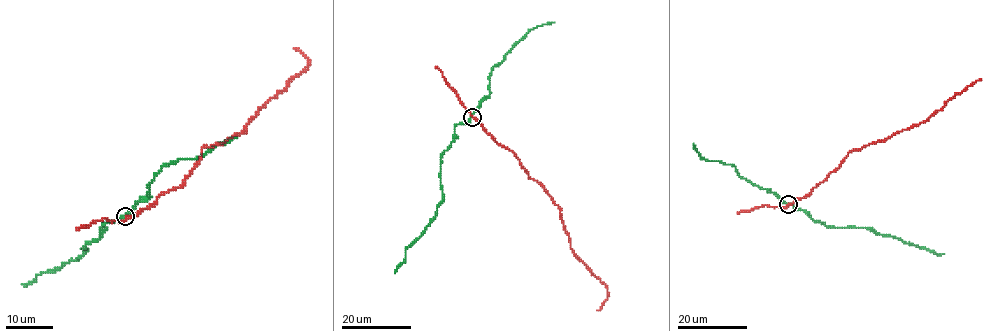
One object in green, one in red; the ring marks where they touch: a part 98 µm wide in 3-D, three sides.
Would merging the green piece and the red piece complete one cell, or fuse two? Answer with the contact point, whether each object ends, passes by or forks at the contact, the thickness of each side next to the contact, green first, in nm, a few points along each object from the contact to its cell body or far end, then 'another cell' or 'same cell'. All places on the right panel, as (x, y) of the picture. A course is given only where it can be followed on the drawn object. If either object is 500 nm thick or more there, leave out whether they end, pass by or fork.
at (788, 204); green passes by; red passes by; 320 nm thick on the green side, 280 nm on the other; green runs (788, 203), (803, 209), (815, 221), (827, 226), (870, 227), (878, 233), (944, 254); red runs (788, 204), (805, 197), (838, 167), (848, 152), (886, 140), (924, 122), (948, 100), (981, 78); another cell

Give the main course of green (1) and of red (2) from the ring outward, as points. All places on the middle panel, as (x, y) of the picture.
1: (471, 117), (455, 127), (454, 140), (441, 156), (443, 202), (435, 218), (406, 249), (405, 259), (394, 273)
2: (471, 117), (511, 151), (557, 206), (573, 253), (606, 287), (607, 296), (597, 310)

